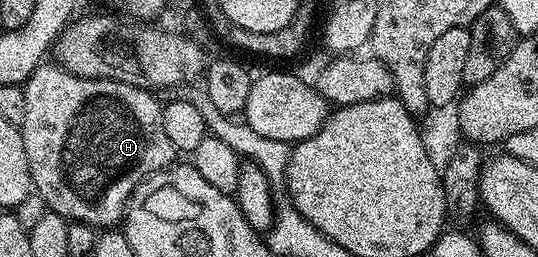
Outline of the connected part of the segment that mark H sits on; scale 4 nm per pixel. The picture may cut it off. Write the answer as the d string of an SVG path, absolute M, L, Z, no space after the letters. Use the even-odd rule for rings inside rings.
M46 61L40 67L37 67L35 73L31 73L31 77L23 86L27 97L27 110L25 110L19 130L23 137L23 149L27 149L27 165L33 178L33 191L41 195L48 210L59 213L65 219L75 223L86 223L94 227L94 229L116 228L124 220L125 207L129 204L129 199L133 196L134 189L141 183L142 179L152 175L154 171L163 171L166 167L173 166L178 158L178 149L171 143L163 127L162 104L160 102L157 103L156 97L158 96L152 90L145 90L141 87L115 80L85 79L82 76L72 75L71 72L65 71L64 67L53 61ZM99 183L101 183L101 189L105 189L105 191L101 191L105 195L97 197L97 199L87 195L87 193L99 193Z

